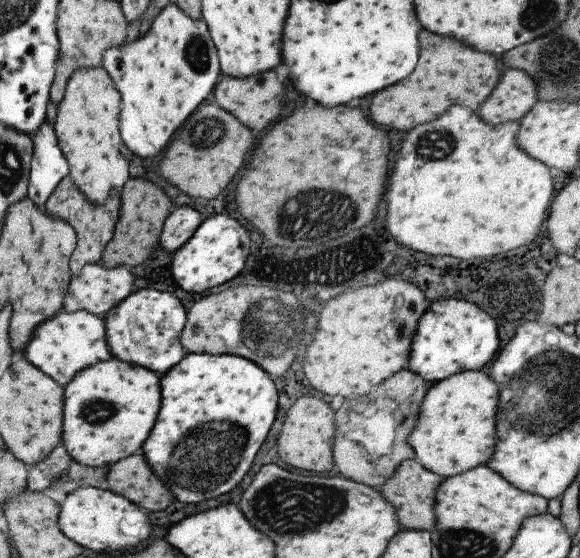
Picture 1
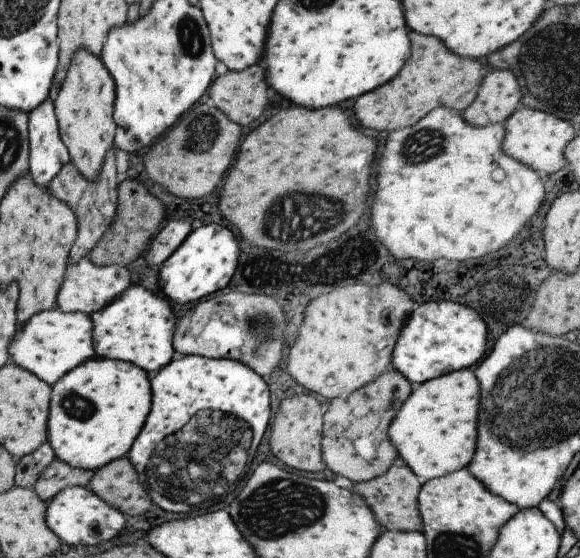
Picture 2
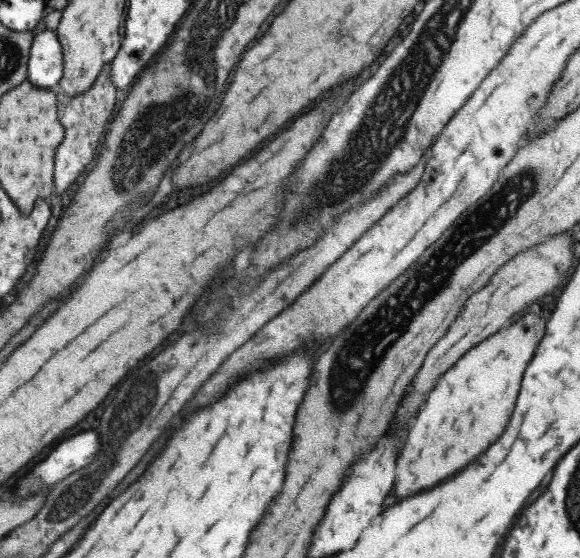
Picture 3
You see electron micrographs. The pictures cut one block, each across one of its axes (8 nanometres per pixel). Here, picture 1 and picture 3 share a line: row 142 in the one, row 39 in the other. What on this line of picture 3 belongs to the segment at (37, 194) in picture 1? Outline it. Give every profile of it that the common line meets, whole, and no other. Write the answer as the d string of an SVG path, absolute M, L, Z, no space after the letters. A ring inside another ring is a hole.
M41 27L34 35L26 62L26 79L35 87L54 90L63 72L63 55L55 31Z

